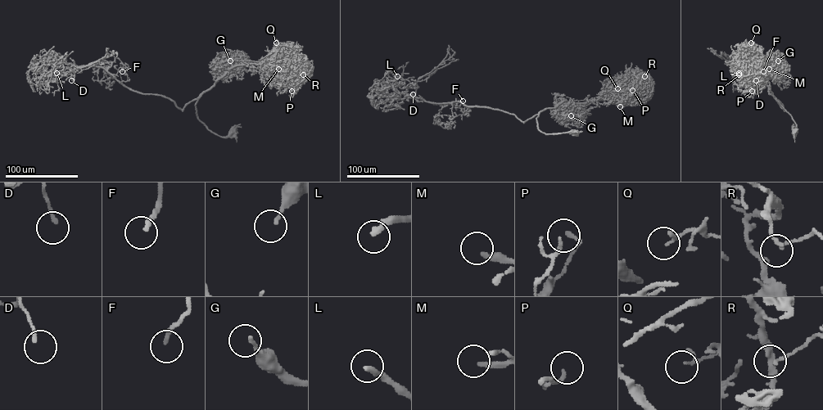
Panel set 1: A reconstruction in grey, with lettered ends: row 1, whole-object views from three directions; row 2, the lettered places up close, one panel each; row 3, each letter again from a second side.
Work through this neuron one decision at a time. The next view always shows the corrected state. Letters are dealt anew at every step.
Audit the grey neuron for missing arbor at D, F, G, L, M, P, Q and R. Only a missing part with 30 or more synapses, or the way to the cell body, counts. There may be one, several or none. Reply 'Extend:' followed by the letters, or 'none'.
Extend: L, M

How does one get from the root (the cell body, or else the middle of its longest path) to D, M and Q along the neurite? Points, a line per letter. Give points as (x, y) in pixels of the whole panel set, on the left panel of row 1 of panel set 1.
D: (234, 130), (212, 132), (197, 99), (181, 110), (101, 67), (72, 66), (71, 80)
M: (234, 130), (226, 137), (212, 132), (198, 118), (197, 99), (235, 66), (280, 66), (283, 62), (278, 69)
Q: (234, 130), (226, 137), (212, 132), (198, 119), (195, 103), (235, 66), (261, 63), (286, 46), (276, 42)

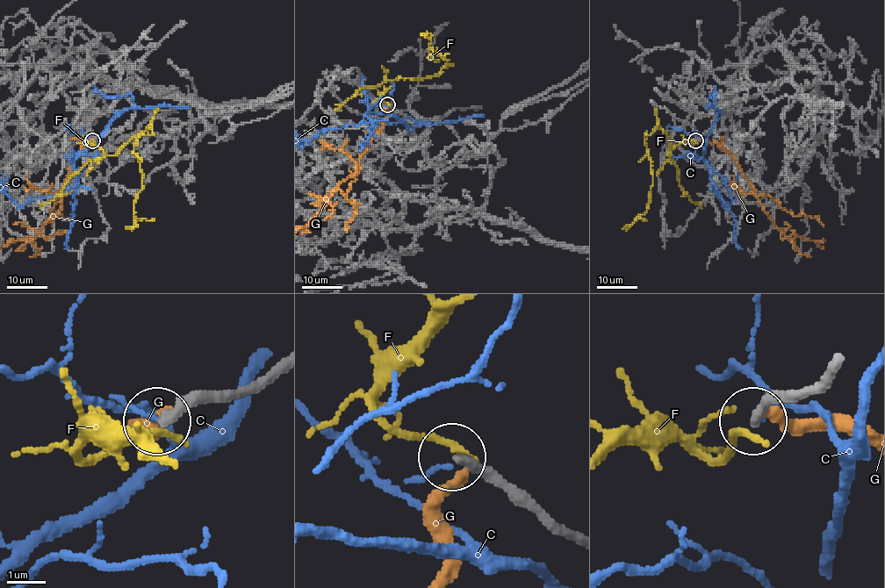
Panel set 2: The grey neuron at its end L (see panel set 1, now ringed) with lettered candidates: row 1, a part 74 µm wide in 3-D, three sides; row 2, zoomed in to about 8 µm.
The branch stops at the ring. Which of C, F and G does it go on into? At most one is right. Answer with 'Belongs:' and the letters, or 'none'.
Belongs: none

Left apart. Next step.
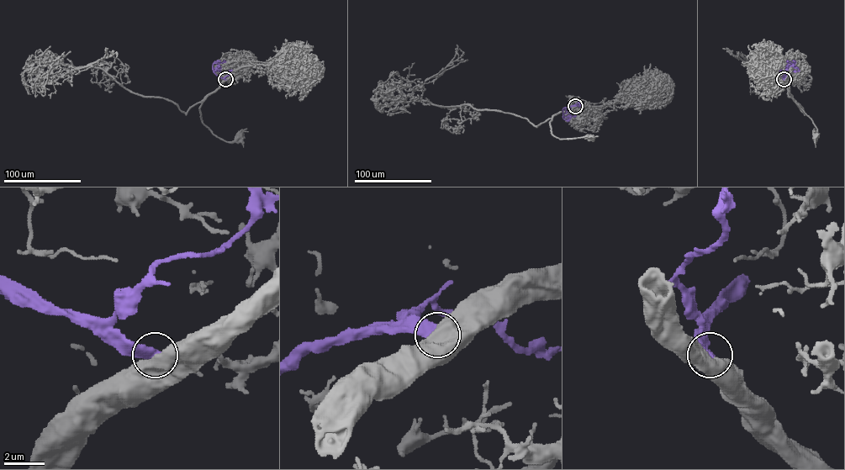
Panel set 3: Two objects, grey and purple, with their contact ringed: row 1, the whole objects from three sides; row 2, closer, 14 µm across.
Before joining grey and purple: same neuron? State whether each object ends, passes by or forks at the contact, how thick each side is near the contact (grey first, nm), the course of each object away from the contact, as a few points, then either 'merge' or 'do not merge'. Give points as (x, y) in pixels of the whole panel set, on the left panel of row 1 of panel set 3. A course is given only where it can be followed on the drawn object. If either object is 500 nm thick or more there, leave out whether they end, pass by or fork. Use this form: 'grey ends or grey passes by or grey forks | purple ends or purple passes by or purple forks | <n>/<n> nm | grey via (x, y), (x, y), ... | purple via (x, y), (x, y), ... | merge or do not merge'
800/500 nm | grey via (225, 79), (199, 108), (201, 119), (214, 134), (224, 140), (234, 141), (240, 134) | purple via (225, 80), (213, 71), (212, 66), (219, 70), (220, 67) | do not merge

